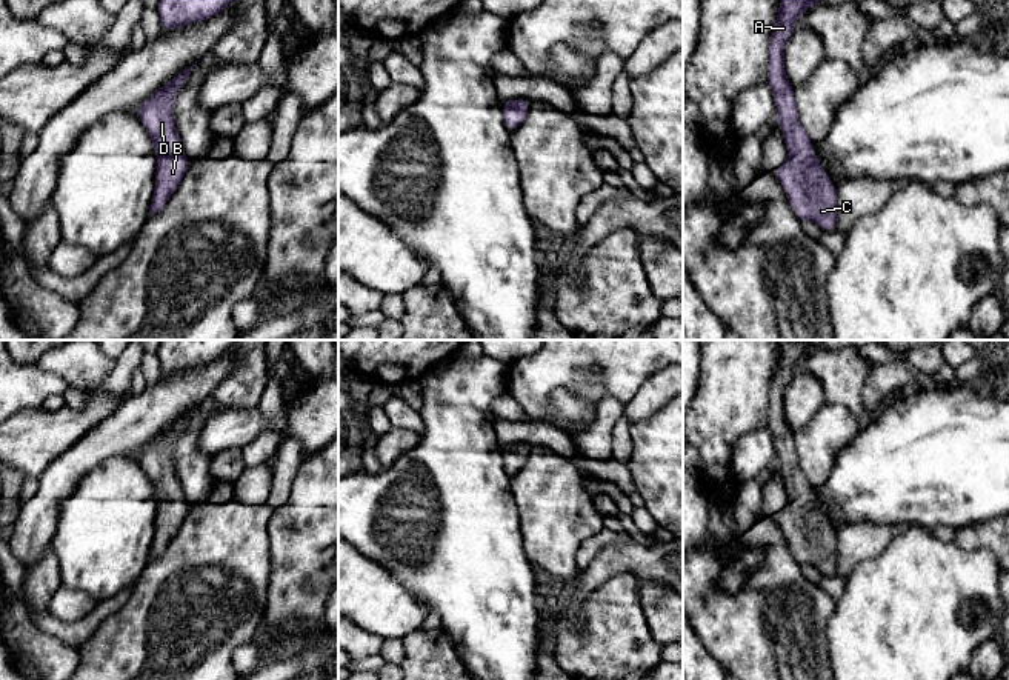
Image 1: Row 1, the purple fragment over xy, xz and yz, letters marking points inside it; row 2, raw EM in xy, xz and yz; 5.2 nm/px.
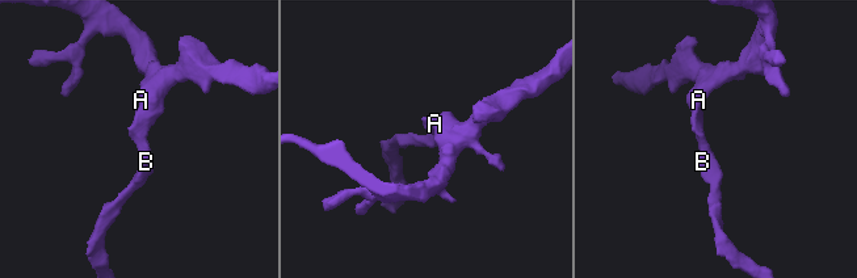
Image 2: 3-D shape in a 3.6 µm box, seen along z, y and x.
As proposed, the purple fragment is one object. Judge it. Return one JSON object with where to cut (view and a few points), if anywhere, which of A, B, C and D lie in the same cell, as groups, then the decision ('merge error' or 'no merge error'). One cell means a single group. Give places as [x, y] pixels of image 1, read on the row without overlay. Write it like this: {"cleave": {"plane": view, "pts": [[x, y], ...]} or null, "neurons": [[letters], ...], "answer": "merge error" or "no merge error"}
{"cleave": null, "neurons": [["A", "B", "C", "D"]], "answer": "no merge error"}

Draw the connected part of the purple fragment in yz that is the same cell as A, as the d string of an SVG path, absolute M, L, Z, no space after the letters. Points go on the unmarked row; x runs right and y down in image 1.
M783 340L777 368L769 386L768 428L777 449L777 465L788 494L786 506L774 518L781 528L798 565L811 565L823 577L837 572L837 535L820 511L806 475L803 474L794 443L794 431L784 417L784 391L804 354L812 354L823 340Z

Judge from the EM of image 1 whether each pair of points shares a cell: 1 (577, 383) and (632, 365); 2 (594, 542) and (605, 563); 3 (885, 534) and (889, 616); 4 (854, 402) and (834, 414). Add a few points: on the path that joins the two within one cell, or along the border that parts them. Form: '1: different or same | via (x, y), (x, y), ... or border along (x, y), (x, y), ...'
1: same | via (583, 366), (591, 359), (616, 359)
2: different | border along (628, 543), (608, 543), (579, 574)
3: different | border along (900, 528), (880, 553), (854, 566)
4: different | border along (825, 402), (839, 402), (855, 417)

